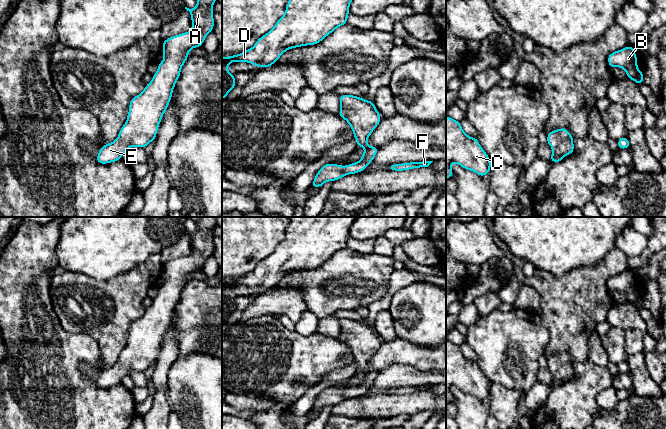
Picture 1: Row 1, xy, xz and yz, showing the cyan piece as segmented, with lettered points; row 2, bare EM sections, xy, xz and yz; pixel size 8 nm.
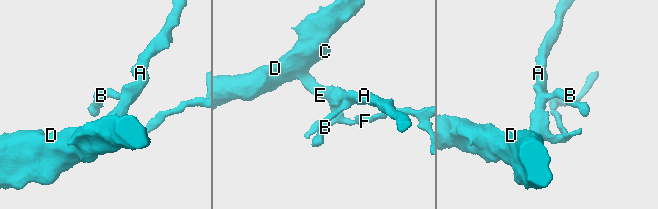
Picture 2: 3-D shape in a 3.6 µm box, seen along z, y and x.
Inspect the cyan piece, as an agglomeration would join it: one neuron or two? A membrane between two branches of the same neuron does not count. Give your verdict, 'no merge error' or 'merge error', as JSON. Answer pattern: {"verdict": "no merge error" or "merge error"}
{"verdict": "no merge error"}

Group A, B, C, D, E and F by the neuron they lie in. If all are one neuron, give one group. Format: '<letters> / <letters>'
A B C D E F

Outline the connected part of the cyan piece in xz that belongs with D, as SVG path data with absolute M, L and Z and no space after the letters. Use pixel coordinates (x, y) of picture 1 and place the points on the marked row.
M289 0L284 15L274 28L260 37L255 45L241 54L222 57L222 100L236 86L235 76L228 73L231 62L248 62L257 67L268 68L291 48L316 45L339 26L347 24L349 6L352 0Z

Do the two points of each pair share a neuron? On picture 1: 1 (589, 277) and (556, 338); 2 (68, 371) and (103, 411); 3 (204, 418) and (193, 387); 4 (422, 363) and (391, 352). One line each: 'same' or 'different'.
1: same
2: same
3: same
4: same

